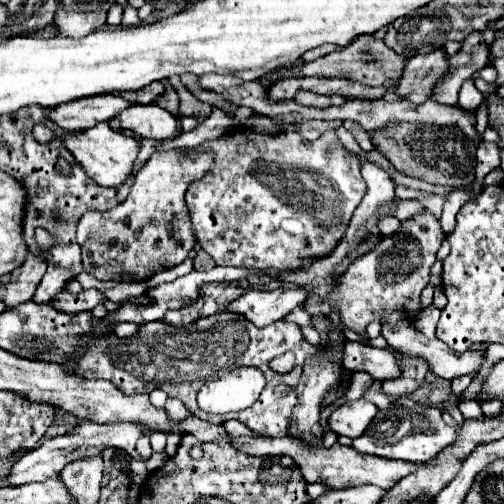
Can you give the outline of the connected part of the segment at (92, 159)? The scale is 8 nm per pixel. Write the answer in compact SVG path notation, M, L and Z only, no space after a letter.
M99 123L97 127L81 133L67 133L63 137L63 145L71 151L71 155L83 167L83 171L103 187L119 187L129 177L133 163L139 155L137 139L113 131L107 123Z

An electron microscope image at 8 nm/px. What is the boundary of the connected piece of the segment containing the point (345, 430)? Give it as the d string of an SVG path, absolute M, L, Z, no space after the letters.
M357 399L357 401L347 401L341 407L337 407L329 419L327 425L335 435L345 435L345 437L359 437L371 419L377 415L377 407L367 401L367 399Z

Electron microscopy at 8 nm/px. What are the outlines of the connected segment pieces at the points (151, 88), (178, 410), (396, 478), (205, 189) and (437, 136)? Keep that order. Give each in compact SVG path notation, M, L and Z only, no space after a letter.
M151 83L151 85L147 85L147 87L137 91L137 103L149 103L149 101L161 97L163 93L165 93L165 85L163 83Z
M167 399L167 403L165 403L165 409L167 409L167 417L171 419L171 421L185 421L187 417L191 417L191 413L189 413L189 409L179 401L179 399Z
M237 437L237 439L233 439L233 443L237 445L237 449L241 449L241 451L245 451L249 455L259 455L259 457L289 455L299 465L299 469L301 469L307 483L323 483L329 489L347 489L347 487L365 485L365 483L373 483L373 485L377 485L381 489L391 489L395 483L399 483L403 477L415 473L415 469L417 469L415 463L359 453L353 447L343 447L339 443L335 443L333 449L311 447L311 445L303 443L303 441L293 441L293 439L287 439L287 437L277 437L277 439L273 439L273 437L259 437L259 439Z
M237 129L231 137L207 141L201 147L215 151L215 165L213 165L211 173L207 173L201 181L191 183L191 201L187 201L187 207L189 207L189 213L191 213L191 221L193 221L193 227L195 227L195 235L197 235L199 247L205 253L209 253L217 261L217 265L223 265L223 267L231 265L231 267L249 267L249 269L297 271L303 259L315 259L315 257L329 255L339 245L339 241L343 239L343 235L345 235L345 231L349 227L349 221L353 217L353 211L357 209L357 205L361 203L361 199L363 199L363 195L367 191L365 179L361 177L361 161L359 161L359 157L349 153L341 145L341 141L339 141L335 131L325 131L319 139L307 141L295 131L283 131L283 133L277 133L277 135L261 135L261 133L255 133L251 129Z
M393 123L371 131L373 145L381 151L393 167L415 179L423 179L435 185L463 187L475 181L475 143L457 125L423 125L423 123Z

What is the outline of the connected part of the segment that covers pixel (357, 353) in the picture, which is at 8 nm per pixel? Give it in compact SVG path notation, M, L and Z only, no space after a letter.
M345 341L343 367L347 371L365 371L379 381L399 375L399 365L393 353L355 341Z

